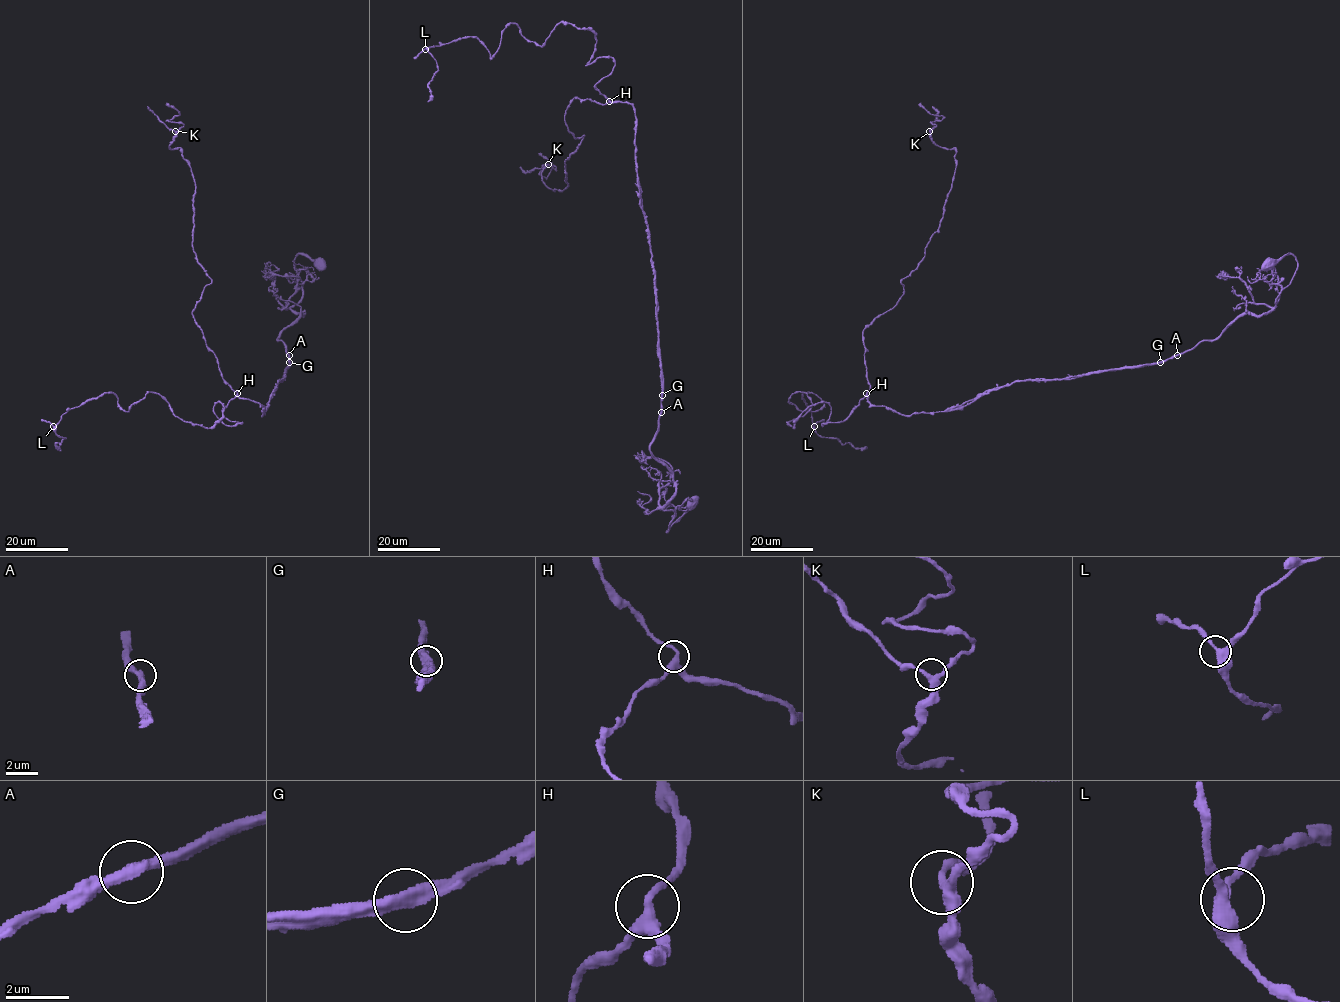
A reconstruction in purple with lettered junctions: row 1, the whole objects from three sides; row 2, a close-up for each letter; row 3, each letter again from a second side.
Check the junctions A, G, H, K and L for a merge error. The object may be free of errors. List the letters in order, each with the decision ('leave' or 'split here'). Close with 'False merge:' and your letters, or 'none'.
A: leave
G: split here
H: leave
K: leave
L: leave
False merge: G

